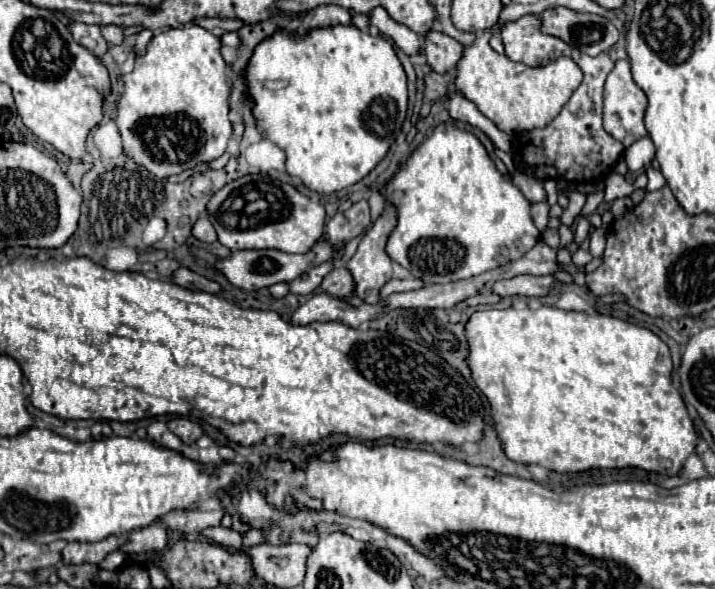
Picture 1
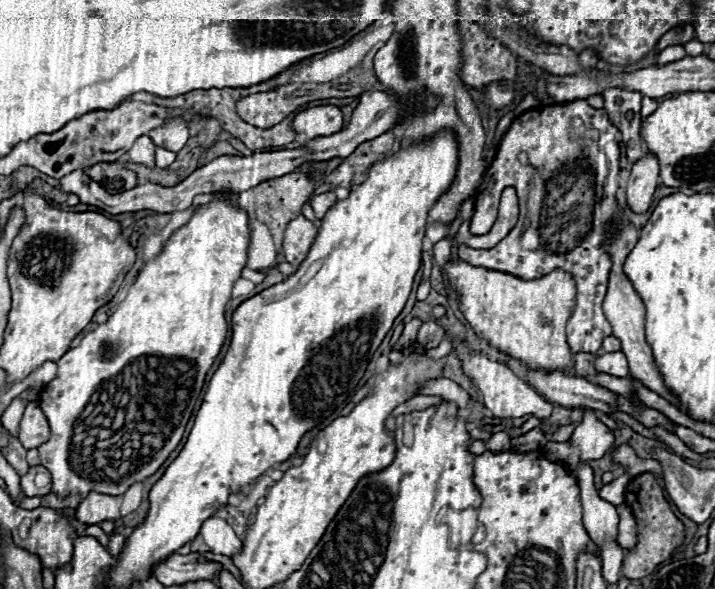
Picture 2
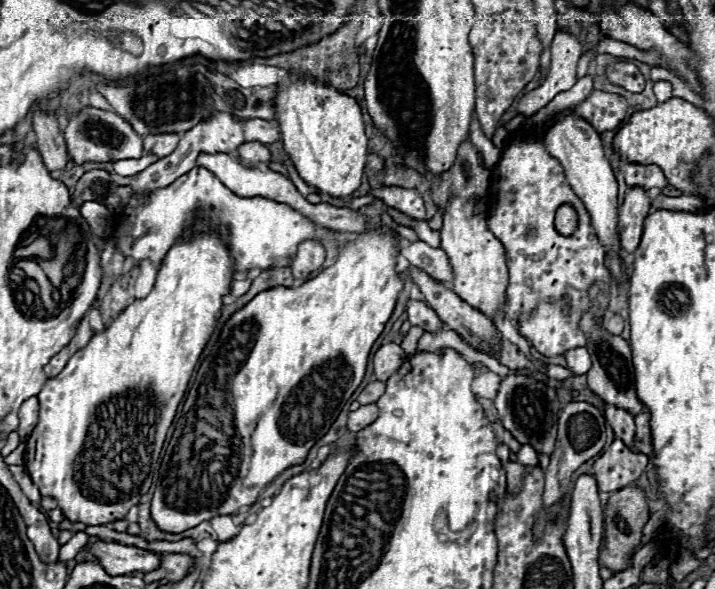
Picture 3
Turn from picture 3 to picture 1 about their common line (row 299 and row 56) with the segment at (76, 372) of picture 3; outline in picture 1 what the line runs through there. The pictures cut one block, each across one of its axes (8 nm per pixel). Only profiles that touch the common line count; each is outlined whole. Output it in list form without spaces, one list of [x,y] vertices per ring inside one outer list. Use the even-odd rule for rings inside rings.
[[[200,26],[168,28],[152,36],[146,56],[136,58],[134,72],[124,76],[124,94],[116,118],[124,150],[136,164],[144,166],[158,178],[182,174],[184,170],[192,170],[200,162],[212,162],[226,152],[232,136],[232,122],[228,118],[230,86],[226,78],[228,66],[220,54],[220,46],[220,38]]]

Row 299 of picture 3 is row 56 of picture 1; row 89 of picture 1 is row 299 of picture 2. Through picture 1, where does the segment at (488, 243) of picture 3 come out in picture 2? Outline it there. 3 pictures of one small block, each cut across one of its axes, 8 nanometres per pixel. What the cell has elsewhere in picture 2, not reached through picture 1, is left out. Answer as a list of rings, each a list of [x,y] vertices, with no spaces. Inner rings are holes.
[[[448,260],[444,272],[450,288],[458,294],[460,312],[492,348],[520,358],[528,368],[564,372],[574,364],[566,342],[566,322],[576,308],[578,294],[572,274],[554,270],[538,280],[520,280],[512,274],[472,266],[464,260]]]

